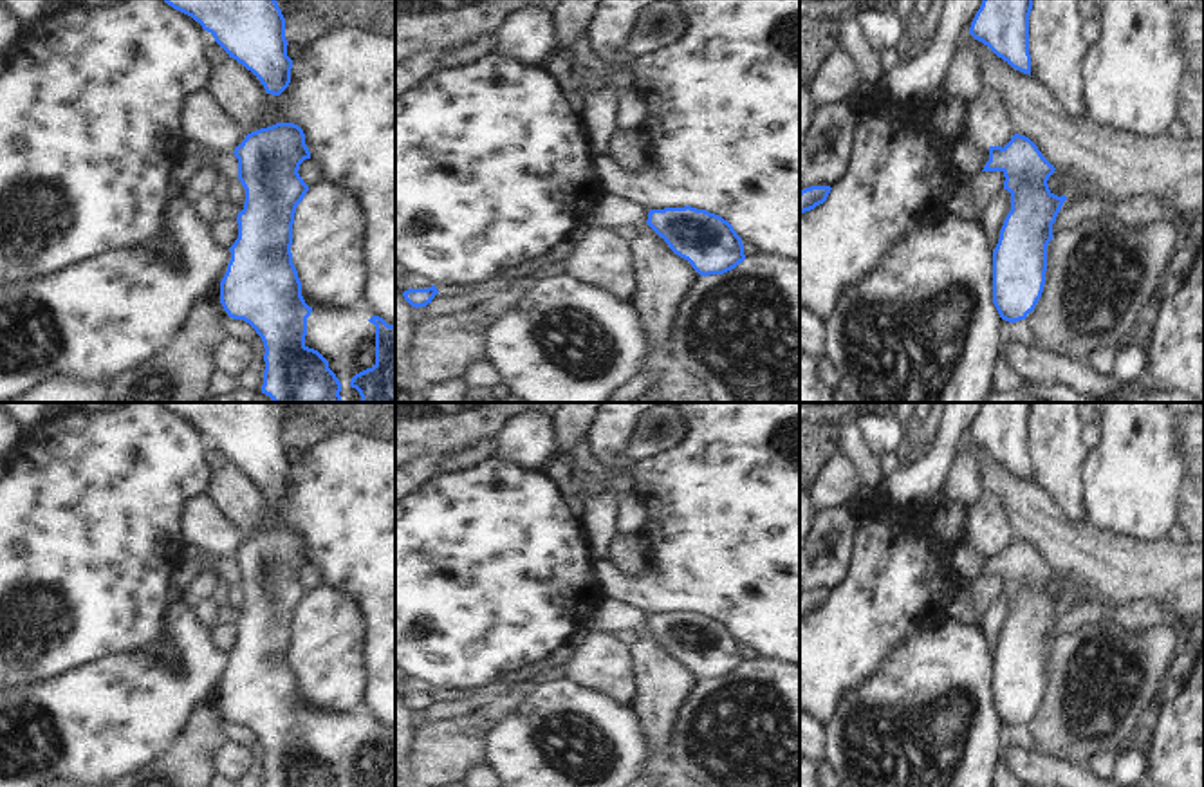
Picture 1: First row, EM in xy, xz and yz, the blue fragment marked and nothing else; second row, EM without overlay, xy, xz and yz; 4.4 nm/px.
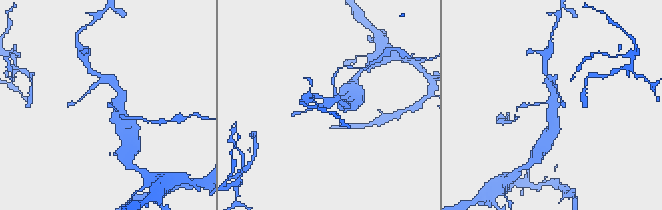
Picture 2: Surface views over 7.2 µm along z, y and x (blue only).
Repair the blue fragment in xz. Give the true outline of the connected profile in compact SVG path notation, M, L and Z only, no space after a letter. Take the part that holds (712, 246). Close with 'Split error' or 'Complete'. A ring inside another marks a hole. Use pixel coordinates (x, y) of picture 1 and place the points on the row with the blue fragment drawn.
M650 209L646 224L700 276L724 274L746 260L742 238L733 226L706 209Z. Complete

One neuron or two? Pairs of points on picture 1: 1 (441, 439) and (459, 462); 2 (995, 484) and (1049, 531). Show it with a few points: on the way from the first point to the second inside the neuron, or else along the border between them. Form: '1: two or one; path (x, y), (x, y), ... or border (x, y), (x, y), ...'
1: two; border (493, 439), (482, 439), (453, 455)
2: one; path (1008, 490), (1037, 518)

